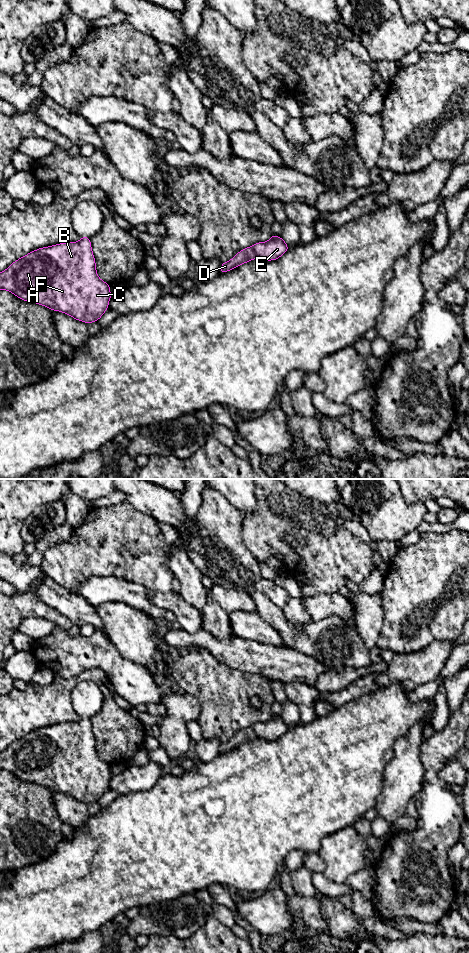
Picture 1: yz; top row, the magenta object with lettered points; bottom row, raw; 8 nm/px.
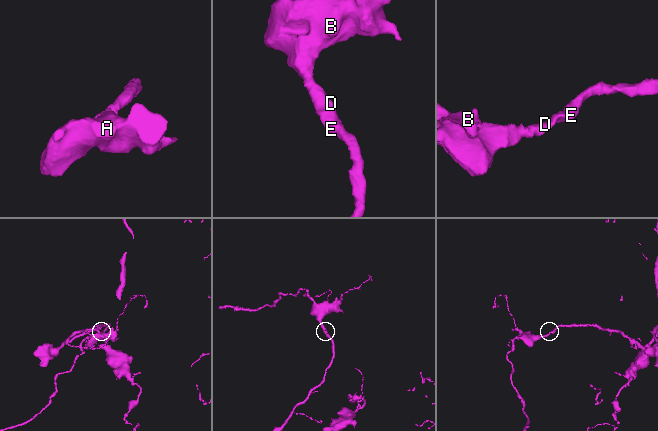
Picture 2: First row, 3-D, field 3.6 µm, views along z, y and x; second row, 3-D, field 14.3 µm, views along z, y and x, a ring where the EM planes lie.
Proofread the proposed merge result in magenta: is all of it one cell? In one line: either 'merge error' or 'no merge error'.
no merge error

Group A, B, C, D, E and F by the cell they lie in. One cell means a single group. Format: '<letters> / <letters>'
A B C D E F

